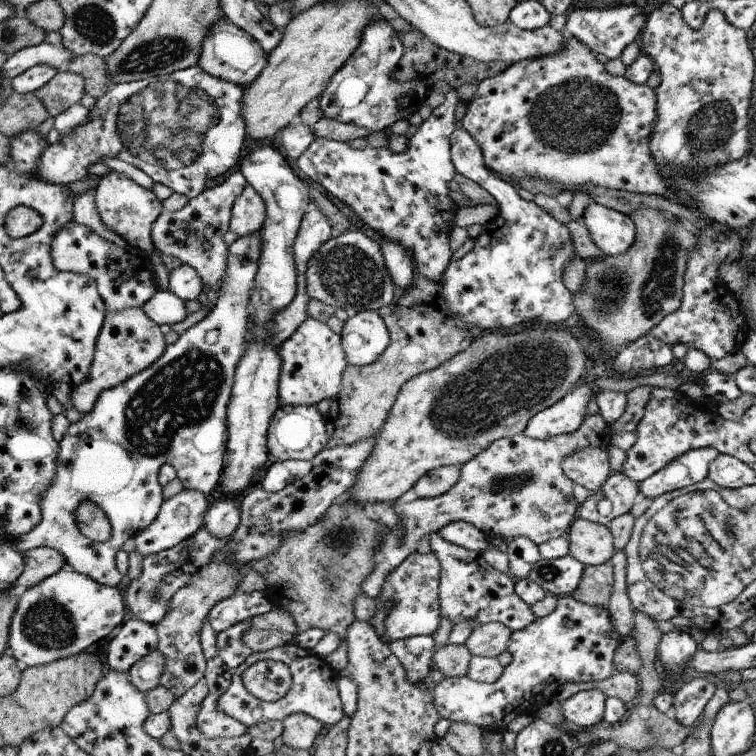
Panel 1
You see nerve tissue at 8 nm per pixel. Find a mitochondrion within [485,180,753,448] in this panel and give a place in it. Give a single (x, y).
(614, 288)

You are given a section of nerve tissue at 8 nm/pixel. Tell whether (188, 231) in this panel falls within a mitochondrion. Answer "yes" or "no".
no

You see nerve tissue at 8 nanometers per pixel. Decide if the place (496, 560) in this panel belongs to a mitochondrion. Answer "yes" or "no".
no

